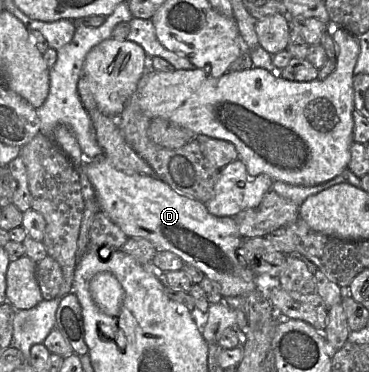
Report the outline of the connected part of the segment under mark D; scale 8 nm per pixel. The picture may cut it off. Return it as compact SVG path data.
M103 158L89 159L84 162L84 170L96 195L100 210L117 224L128 237L142 237L149 240L157 249L173 252L209 279L220 285L222 297L238 296L254 291L256 275L243 266L236 255L236 249L243 240L233 217L217 217L209 213L206 205L185 196L171 188L156 176L146 176L125 172L114 168Z

